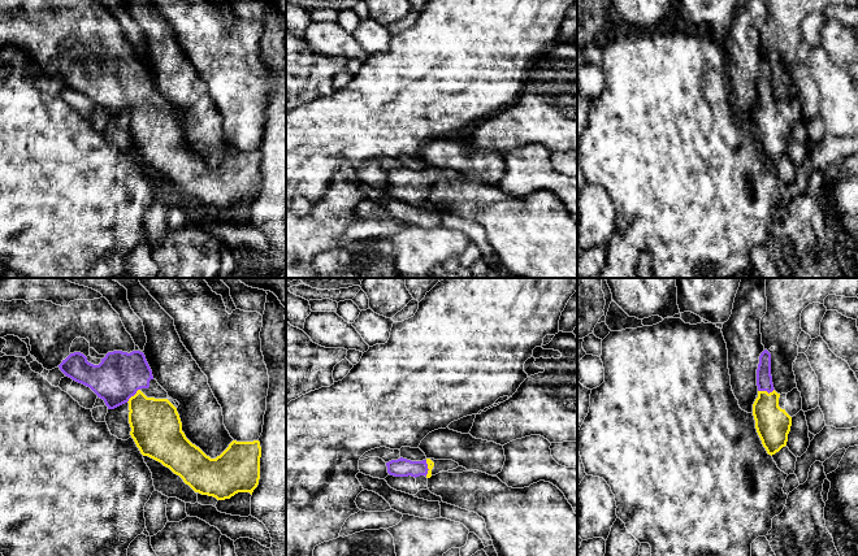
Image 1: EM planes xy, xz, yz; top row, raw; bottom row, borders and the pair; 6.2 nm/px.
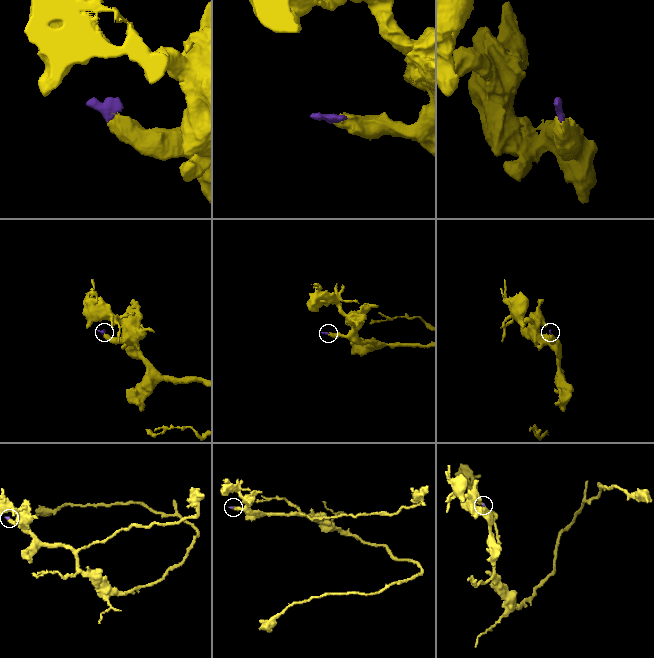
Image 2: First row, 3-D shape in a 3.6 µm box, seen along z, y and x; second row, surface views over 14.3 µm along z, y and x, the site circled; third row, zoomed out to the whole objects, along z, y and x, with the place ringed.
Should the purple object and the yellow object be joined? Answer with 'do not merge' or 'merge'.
merge

